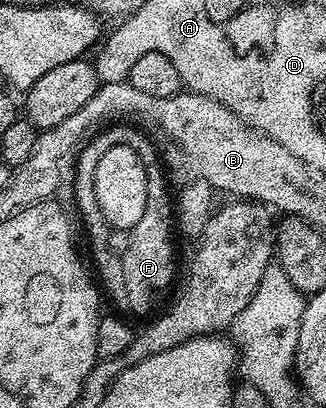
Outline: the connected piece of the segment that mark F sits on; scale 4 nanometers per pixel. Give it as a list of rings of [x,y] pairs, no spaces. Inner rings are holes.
[[[138,129],[137,139],[125,139],[125,145],[127,149],[135,149],[135,153],[139,153],[147,173],[147,209],[143,209],[143,217],[139,217],[139,222],[124,236],[125,251],[120,252],[123,281],[129,294],[128,310],[145,315],[152,307],[160,308],[166,302],[165,294],[173,283],[175,199],[167,182],[158,144],[153,144],[149,135]]]

